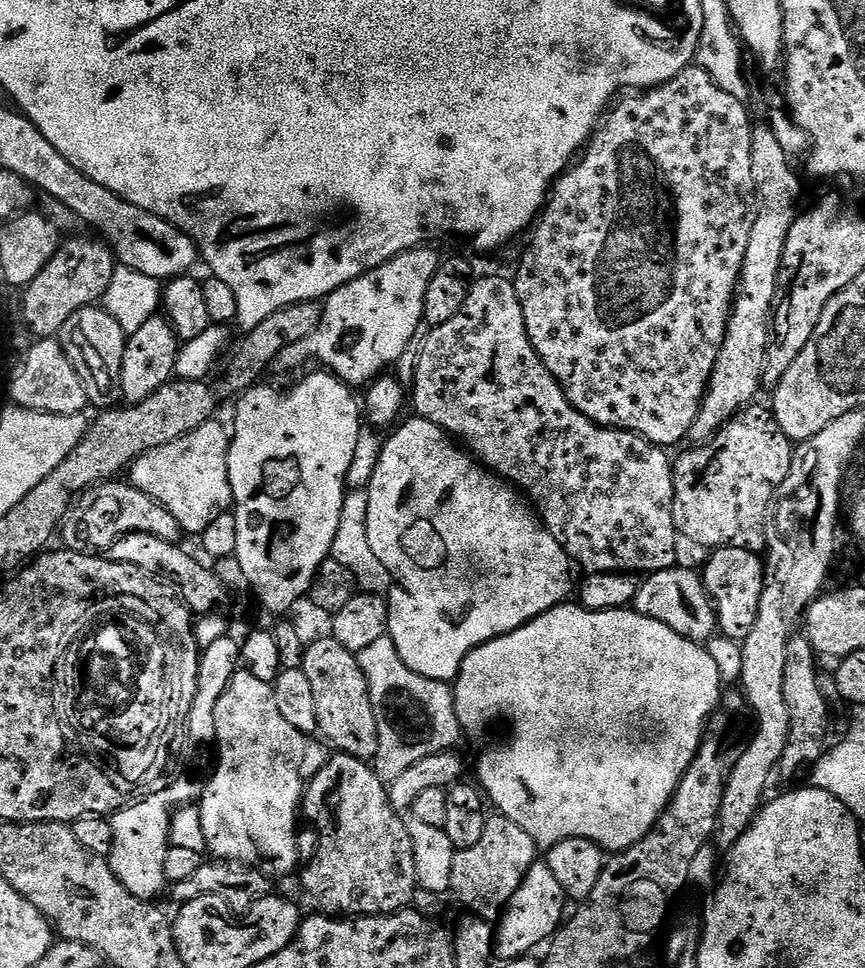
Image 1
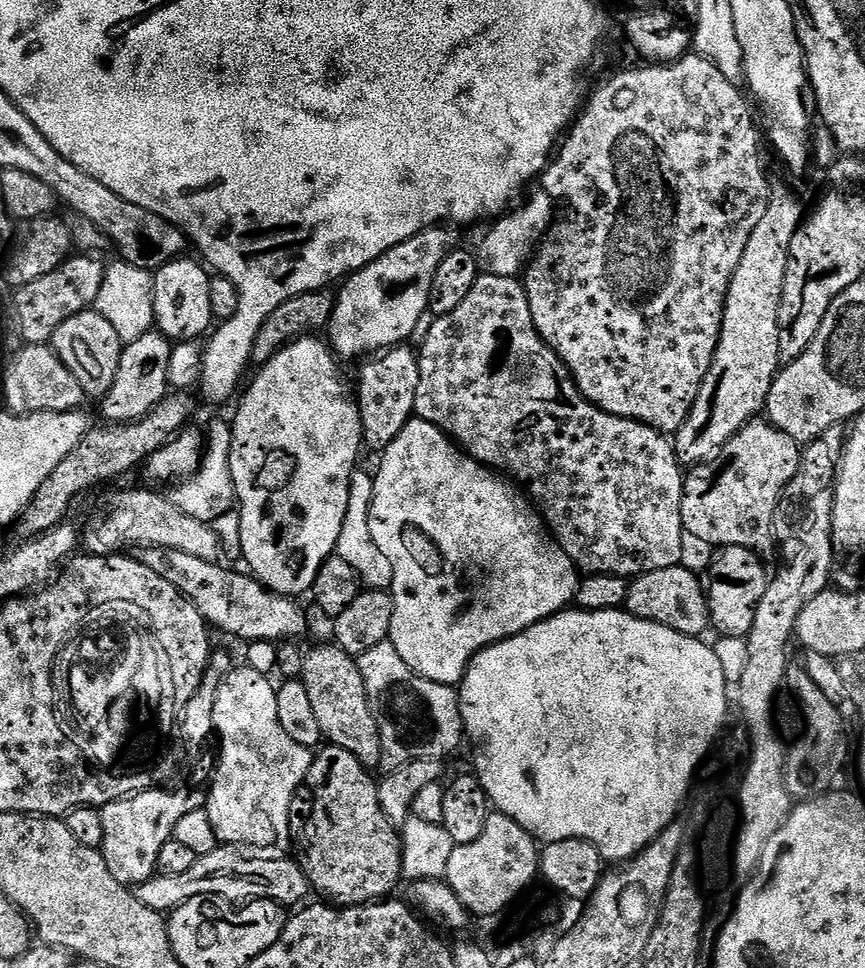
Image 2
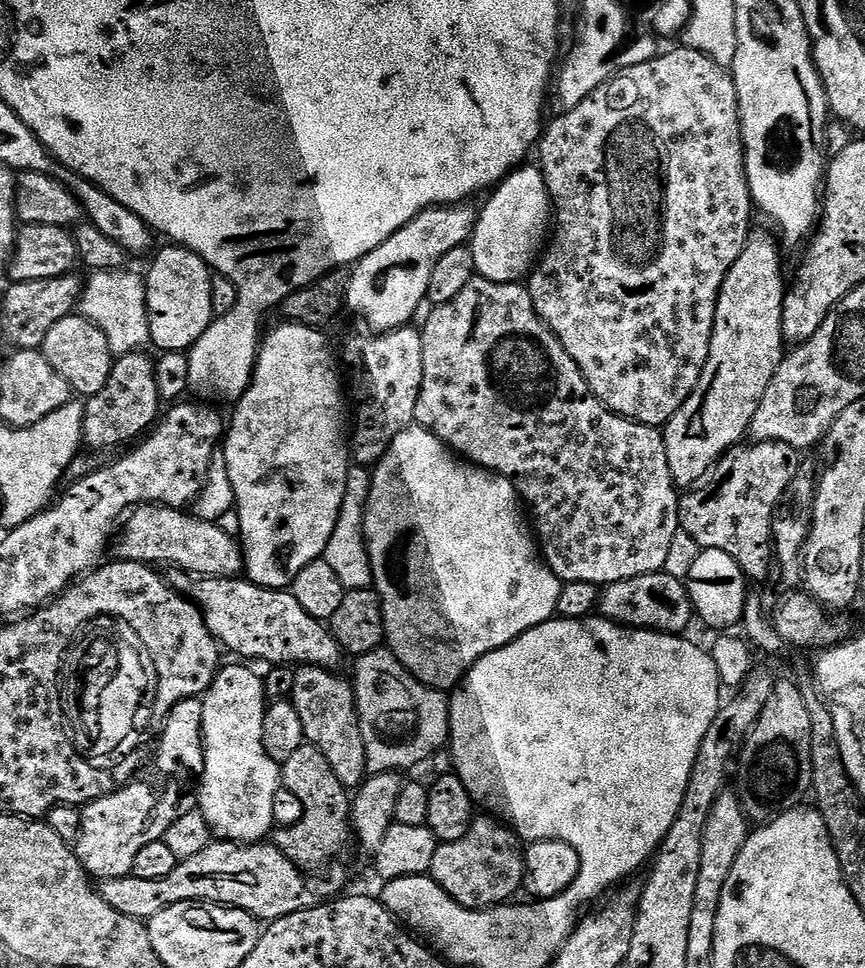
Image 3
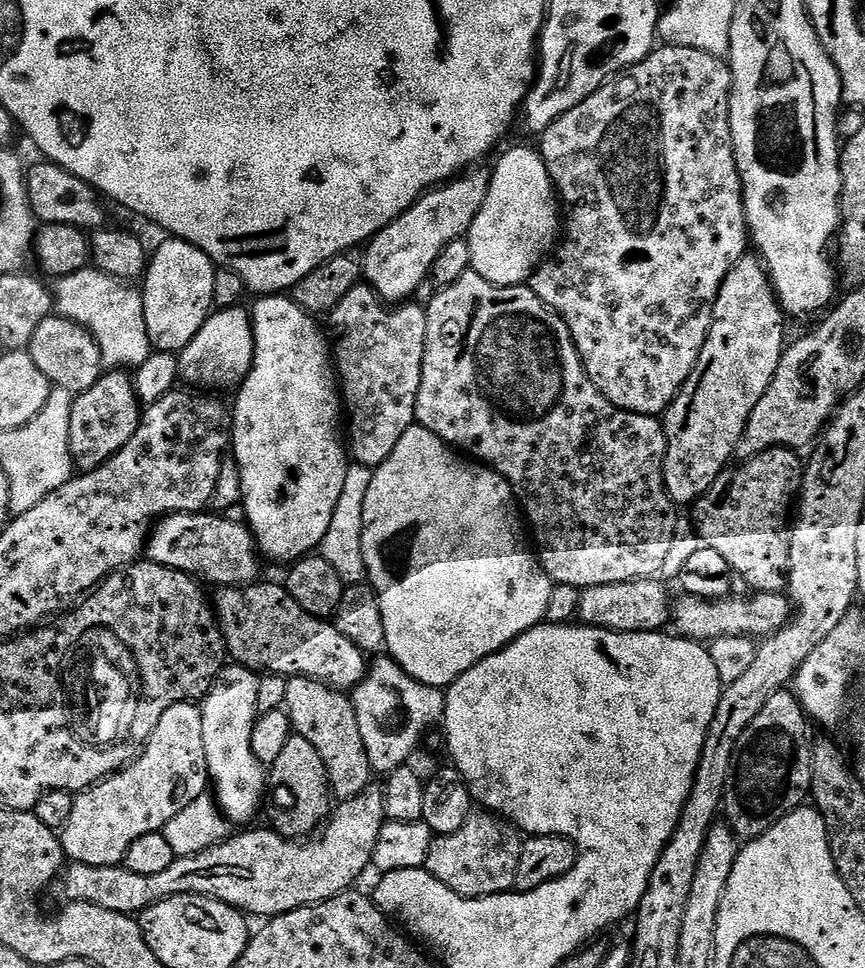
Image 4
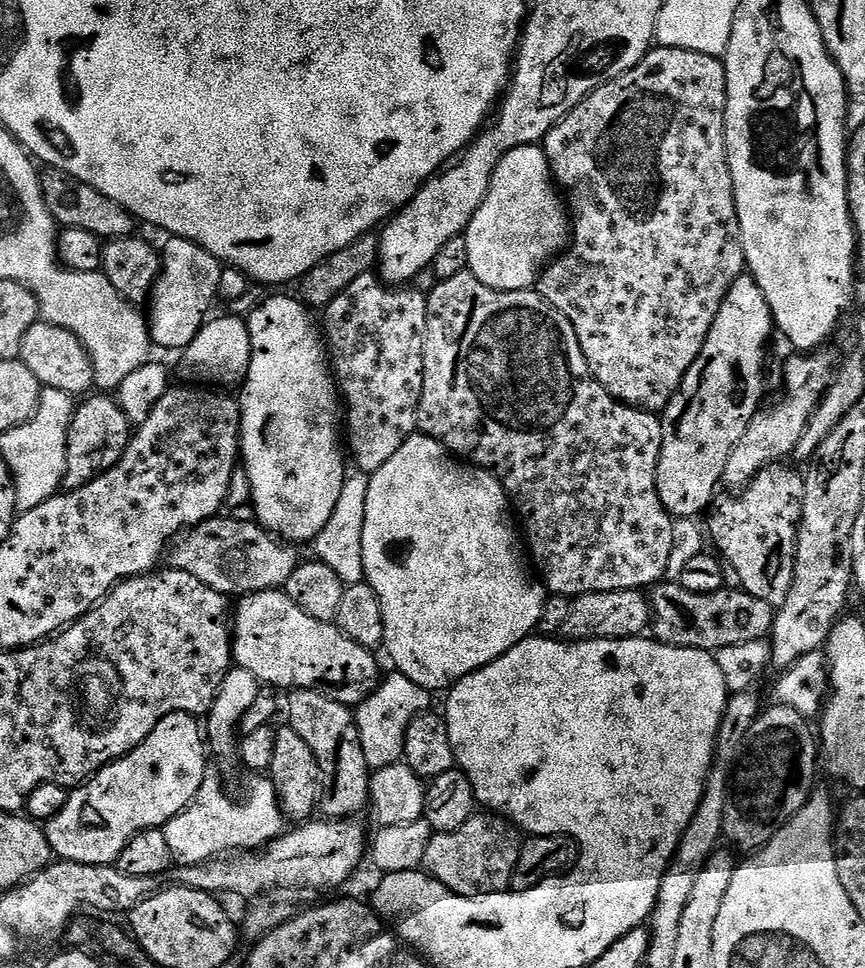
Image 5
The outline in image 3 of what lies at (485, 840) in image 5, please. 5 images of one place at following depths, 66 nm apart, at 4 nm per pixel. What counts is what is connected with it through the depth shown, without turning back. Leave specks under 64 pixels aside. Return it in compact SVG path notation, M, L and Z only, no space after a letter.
M473 819L465 836L449 844L441 843L432 859L432 879L464 908L495 908L497 904L509 903L515 897L512 895L526 884L521 841L499 819L487 819Z

